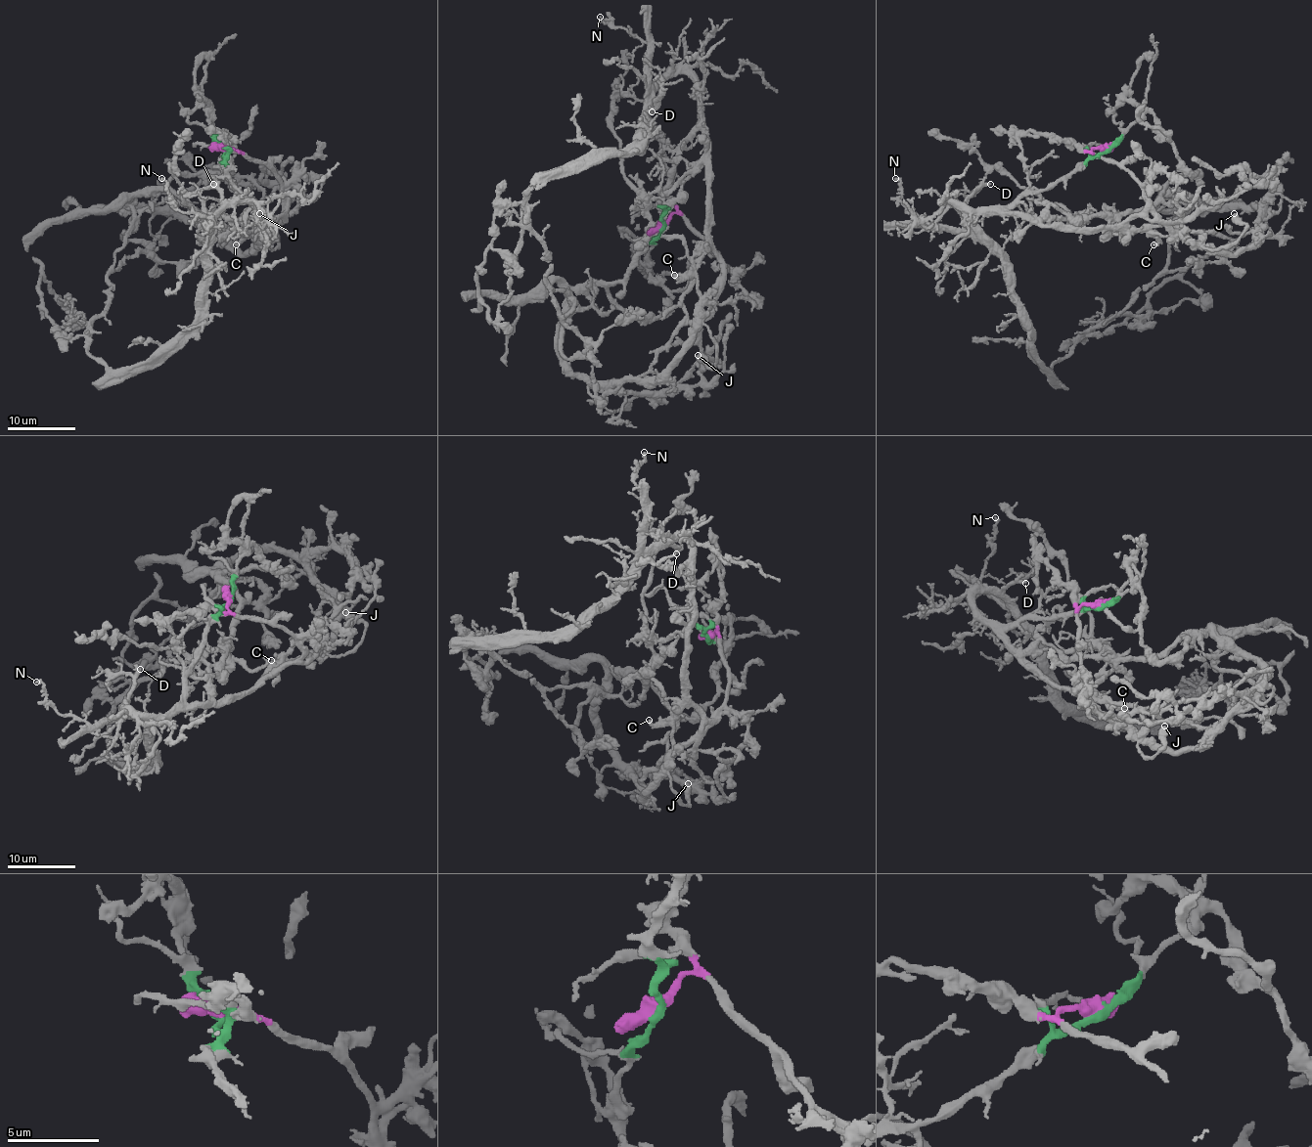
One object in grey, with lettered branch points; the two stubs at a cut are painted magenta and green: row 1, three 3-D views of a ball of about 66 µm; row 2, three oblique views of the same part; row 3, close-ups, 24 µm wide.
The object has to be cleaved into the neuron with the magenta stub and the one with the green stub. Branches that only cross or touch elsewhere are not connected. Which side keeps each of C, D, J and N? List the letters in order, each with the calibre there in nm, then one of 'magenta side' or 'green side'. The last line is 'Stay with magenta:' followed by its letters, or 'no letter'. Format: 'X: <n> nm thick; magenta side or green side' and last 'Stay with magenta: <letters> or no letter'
C: 300 nm thick; magenta side
D: 280 nm thick; green side
J: 500 nm thick; magenta side
N: 240 nm thick; green side
Stay with magenta: C, J

